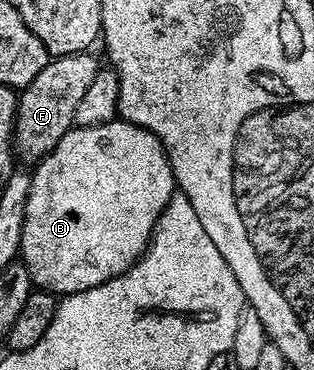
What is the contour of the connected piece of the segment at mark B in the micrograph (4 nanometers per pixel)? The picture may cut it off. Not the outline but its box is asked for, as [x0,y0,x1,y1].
[20,119,176,295]

